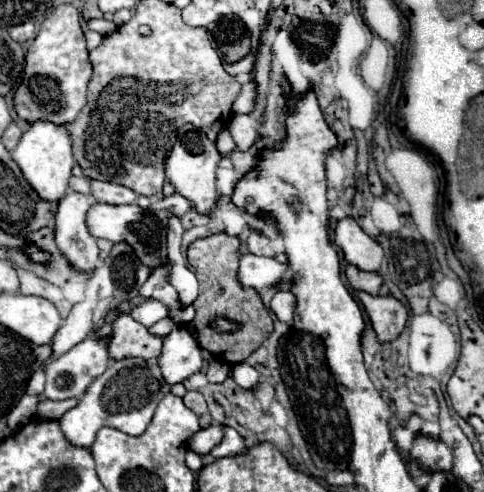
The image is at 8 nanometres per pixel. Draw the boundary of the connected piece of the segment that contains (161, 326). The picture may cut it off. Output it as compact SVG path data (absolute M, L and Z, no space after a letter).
M162 318L160 322L152 324L148 330L150 330L154 336L160 336L160 338L164 338L164 336L168 336L168 332L172 330L172 326L174 326L174 322L172 322L170 318Z

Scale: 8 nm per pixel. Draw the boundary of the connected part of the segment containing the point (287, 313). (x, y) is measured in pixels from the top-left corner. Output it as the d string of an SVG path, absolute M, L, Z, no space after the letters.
M278 290L270 302L270 308L282 322L292 324L294 310L296 310L296 296L292 296L292 292L288 290Z

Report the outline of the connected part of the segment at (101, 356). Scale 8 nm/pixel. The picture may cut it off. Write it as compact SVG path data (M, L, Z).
M86 338L80 344L76 344L72 350L68 350L66 354L46 364L44 396L50 400L82 398L82 394L92 384L92 380L96 380L112 363L113 359L108 356L108 342L104 338Z

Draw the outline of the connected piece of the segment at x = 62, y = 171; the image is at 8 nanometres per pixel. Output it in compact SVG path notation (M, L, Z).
M36 120L22 134L18 146L12 150L14 162L20 166L24 178L30 186L40 194L40 198L48 202L58 202L68 188L70 170L74 166L72 156L72 138L68 136L68 128L64 124L52 124L50 120Z

